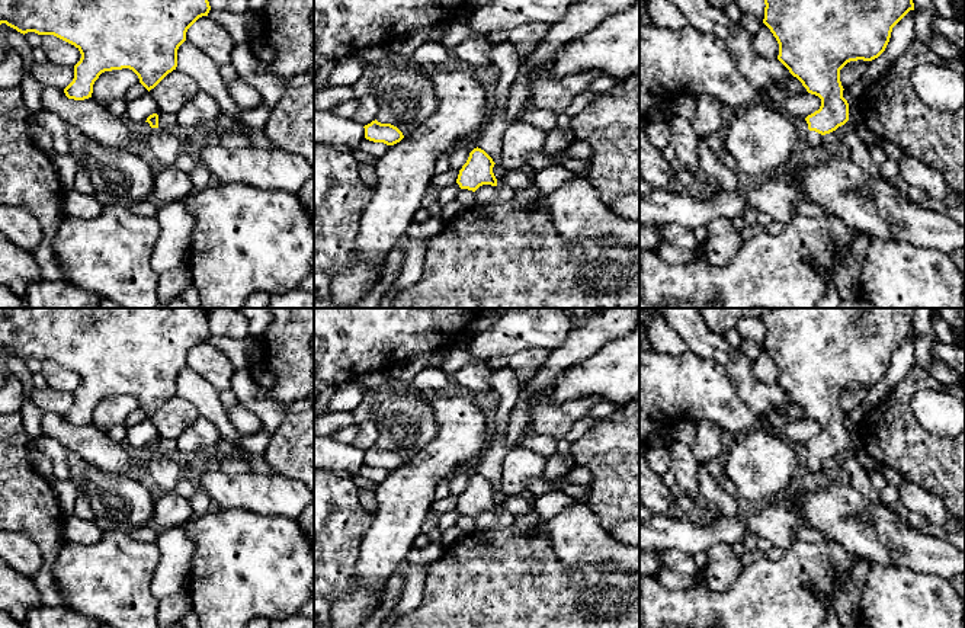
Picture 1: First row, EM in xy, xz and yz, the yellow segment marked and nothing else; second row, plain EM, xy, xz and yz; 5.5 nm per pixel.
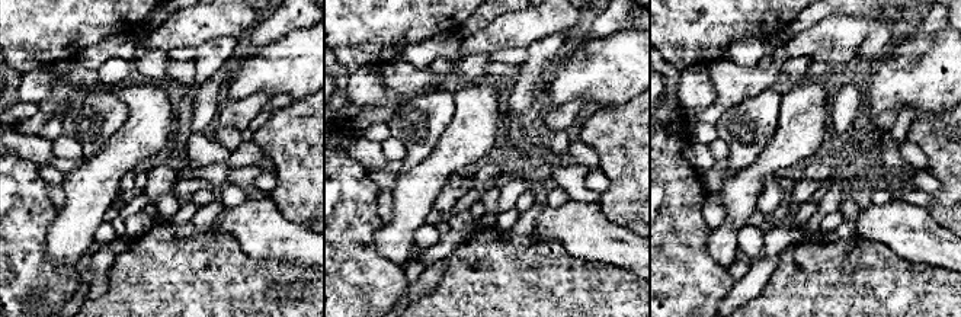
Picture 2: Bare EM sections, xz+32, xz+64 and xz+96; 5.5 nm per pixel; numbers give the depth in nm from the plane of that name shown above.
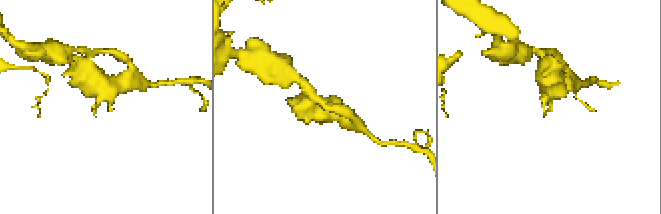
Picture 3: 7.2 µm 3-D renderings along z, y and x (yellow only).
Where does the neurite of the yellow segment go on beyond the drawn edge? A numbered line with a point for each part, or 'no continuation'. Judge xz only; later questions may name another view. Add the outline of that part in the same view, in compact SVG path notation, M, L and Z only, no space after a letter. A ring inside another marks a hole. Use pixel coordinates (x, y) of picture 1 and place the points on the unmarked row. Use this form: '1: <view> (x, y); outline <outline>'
no continuation

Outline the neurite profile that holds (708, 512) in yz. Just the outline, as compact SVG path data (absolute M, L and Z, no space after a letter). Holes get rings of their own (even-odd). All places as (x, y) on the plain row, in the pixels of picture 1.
M700 500L699 502L699 507L698 507L698 519L706 522L706 523L712 523L715 520L718 520L722 516L721 510L709 502Z

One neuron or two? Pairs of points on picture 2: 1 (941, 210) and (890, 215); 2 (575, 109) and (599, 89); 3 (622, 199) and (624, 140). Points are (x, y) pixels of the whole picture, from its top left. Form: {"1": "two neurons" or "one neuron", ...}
{"1": "two neurons", "2": "two neurons", "3": "one neuron"}

